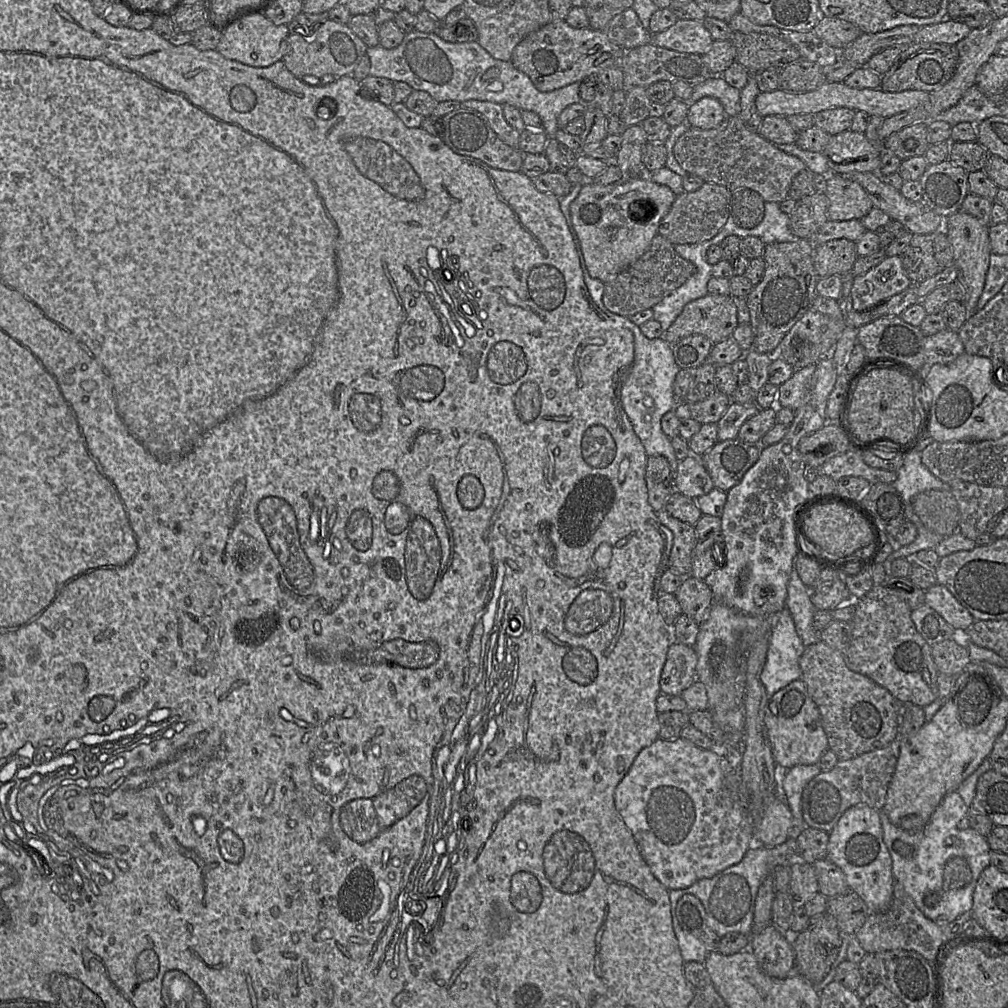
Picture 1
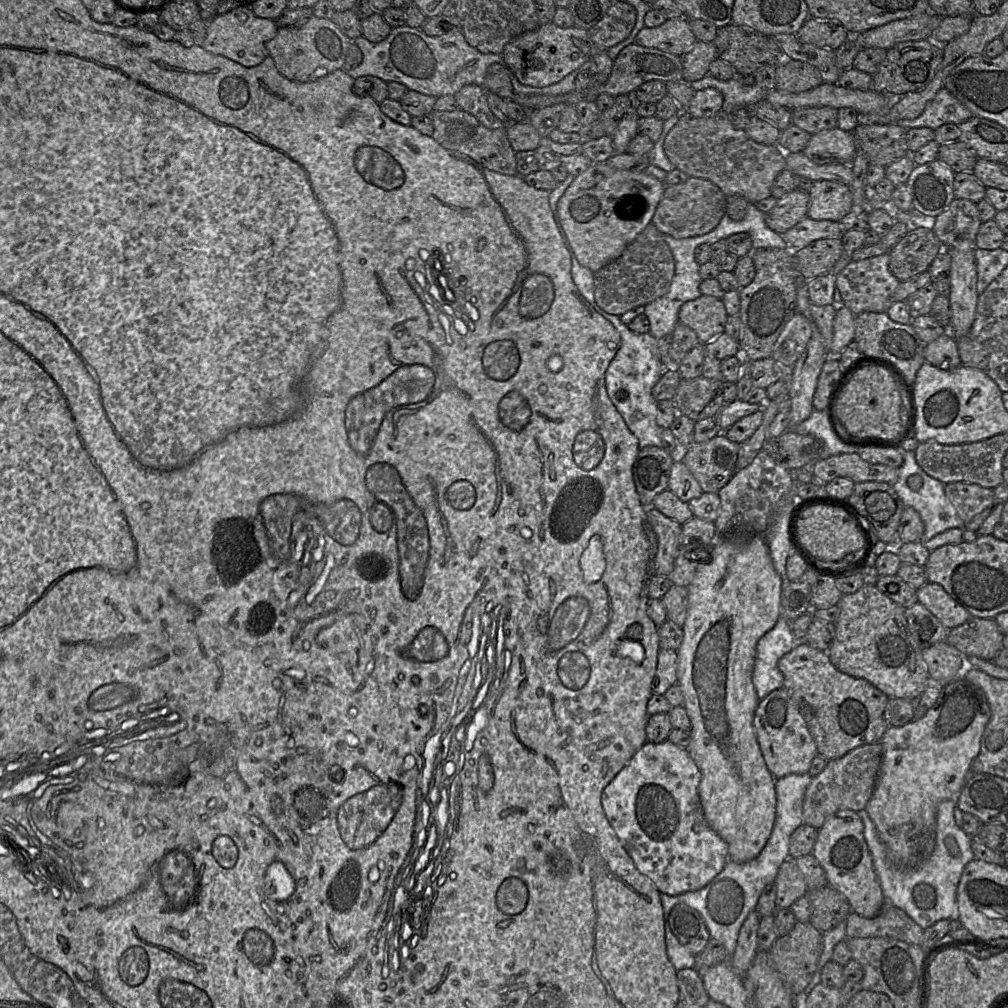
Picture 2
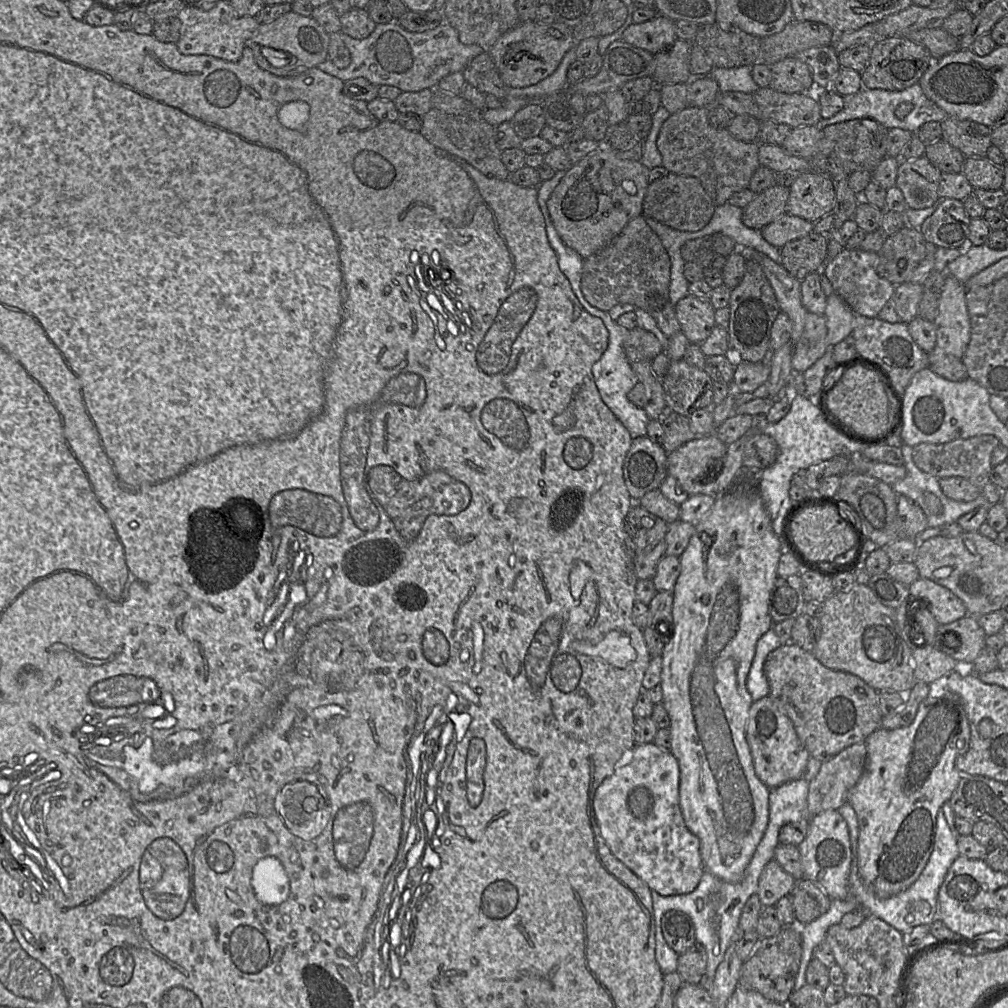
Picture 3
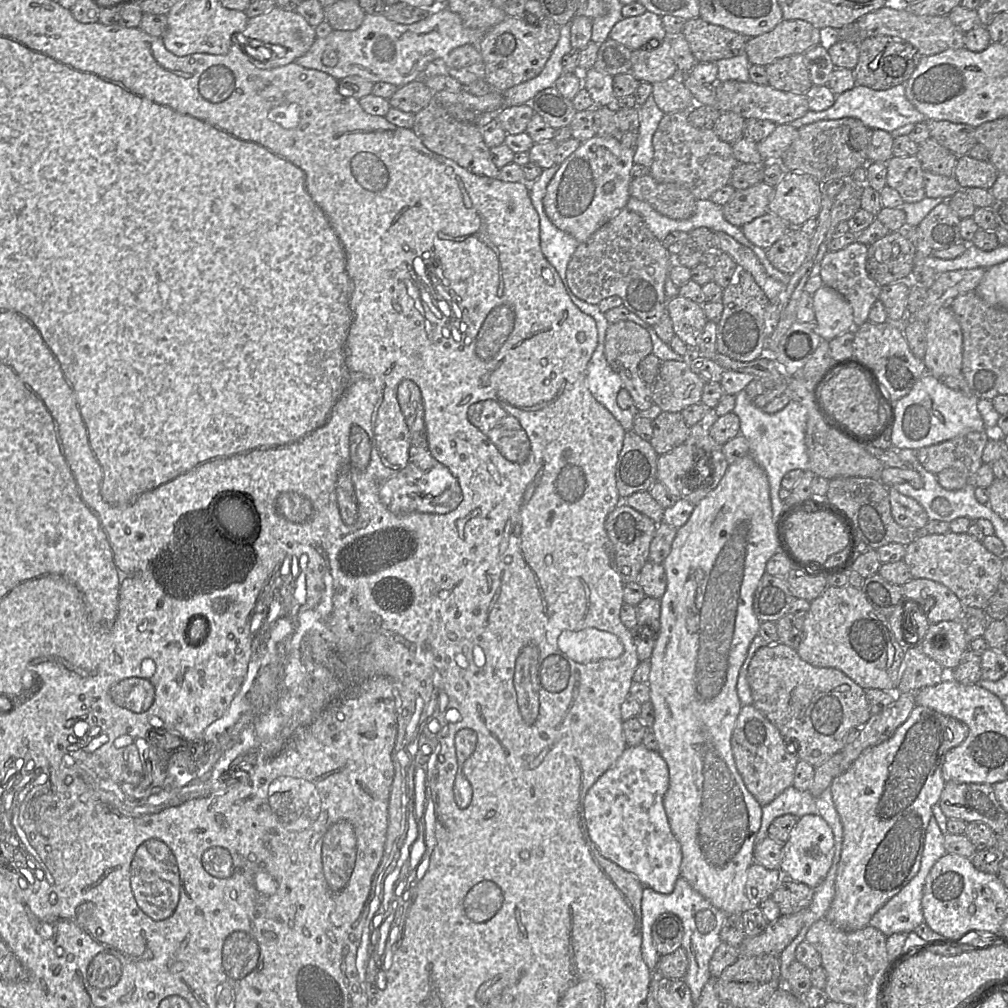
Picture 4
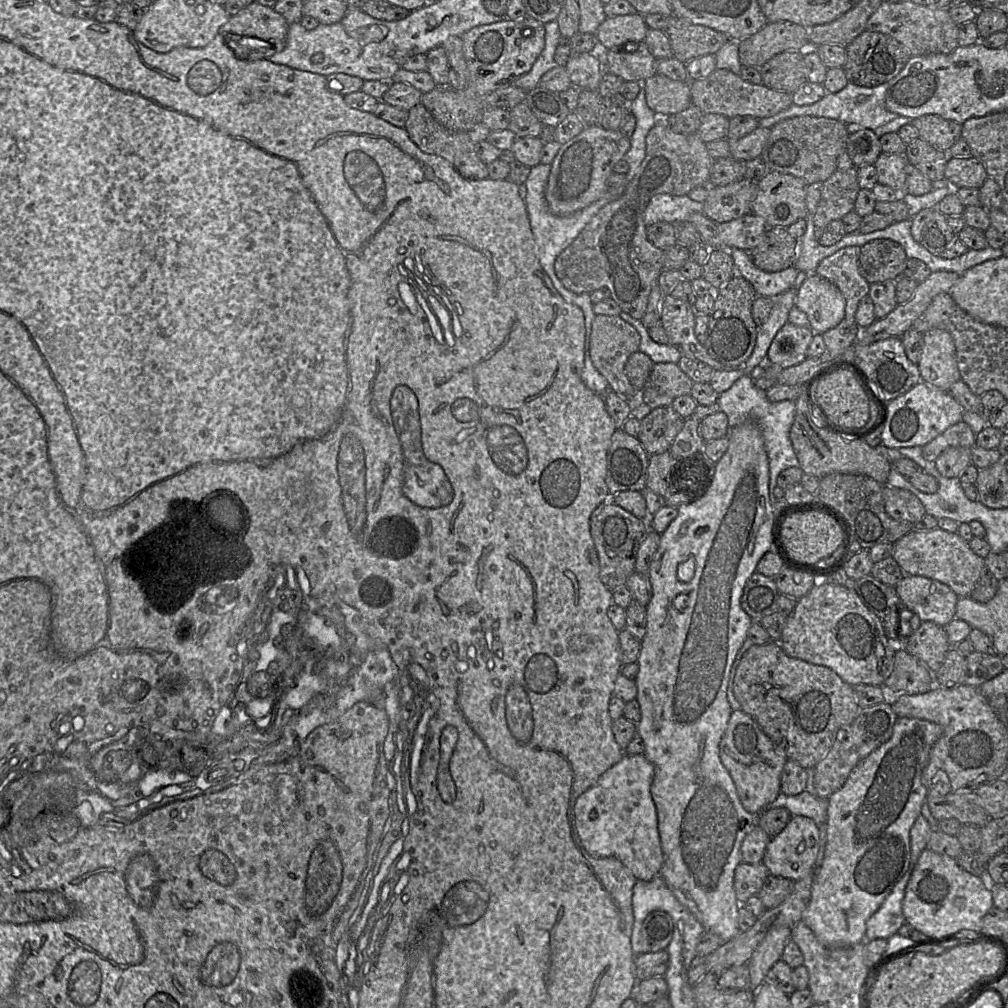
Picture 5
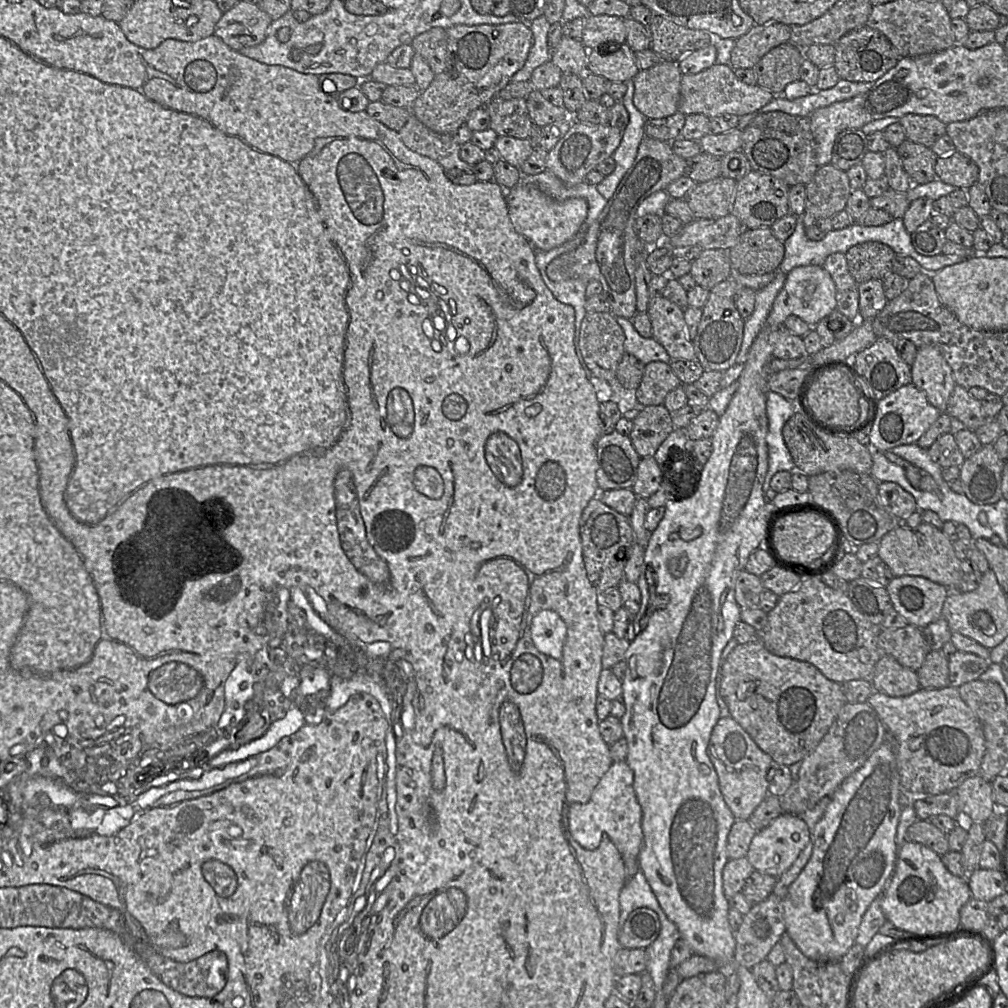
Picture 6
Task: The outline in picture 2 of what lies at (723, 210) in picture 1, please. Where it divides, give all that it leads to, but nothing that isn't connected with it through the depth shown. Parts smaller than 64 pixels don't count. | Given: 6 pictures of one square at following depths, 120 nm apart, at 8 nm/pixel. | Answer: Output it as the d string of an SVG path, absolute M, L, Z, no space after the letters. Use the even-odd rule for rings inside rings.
M688 177L682 183L666 185L652 218L652 223L662 233L674 238L700 236L712 231L725 214L726 195L710 182L697 177Z

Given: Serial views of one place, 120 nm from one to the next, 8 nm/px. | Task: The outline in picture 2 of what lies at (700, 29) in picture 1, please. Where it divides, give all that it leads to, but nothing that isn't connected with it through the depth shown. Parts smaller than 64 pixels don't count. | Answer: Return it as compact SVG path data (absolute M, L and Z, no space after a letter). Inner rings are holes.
M682 17L667 19L658 27L644 27L635 37L634 44L683 56L693 49L696 42L688 19Z

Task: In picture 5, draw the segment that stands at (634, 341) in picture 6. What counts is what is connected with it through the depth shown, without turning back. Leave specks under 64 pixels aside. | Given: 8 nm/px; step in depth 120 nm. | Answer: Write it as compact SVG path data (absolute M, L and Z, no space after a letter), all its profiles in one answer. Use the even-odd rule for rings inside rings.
M623 311L619 317L637 330L641 338L638 351L648 355L654 364L661 362L677 363L680 360L682 357L681 351L671 344L659 344L653 341L648 334L648 329L640 320Z

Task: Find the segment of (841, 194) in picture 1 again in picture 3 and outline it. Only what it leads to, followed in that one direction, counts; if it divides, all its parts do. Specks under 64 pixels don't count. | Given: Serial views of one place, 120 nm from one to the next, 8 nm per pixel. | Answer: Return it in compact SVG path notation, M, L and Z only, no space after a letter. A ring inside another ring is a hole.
M799 172L789 187L786 213L815 222L831 213L836 204L834 181L817 172Z

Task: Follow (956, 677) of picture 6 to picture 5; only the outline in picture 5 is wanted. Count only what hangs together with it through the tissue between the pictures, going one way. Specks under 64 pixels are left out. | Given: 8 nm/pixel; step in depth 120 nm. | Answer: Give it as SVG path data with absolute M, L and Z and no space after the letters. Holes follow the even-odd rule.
M976 651L967 655L967 677L964 684L978 687L1000 674L1004 670L1001 657Z

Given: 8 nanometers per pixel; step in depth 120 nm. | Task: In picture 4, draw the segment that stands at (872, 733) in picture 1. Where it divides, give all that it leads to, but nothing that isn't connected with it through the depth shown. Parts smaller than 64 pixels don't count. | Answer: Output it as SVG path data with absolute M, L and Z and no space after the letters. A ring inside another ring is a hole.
M783 643L768 644L760 647L752 657L748 672L747 680L752 694L752 705L759 710L779 731L786 745L795 753L799 761L805 761L814 768L822 765L834 754L839 752L851 739L851 736L856 733L871 717L868 702L866 699L865 690L856 684L852 679L846 676L843 672L835 668L815 667L802 660L797 651Z

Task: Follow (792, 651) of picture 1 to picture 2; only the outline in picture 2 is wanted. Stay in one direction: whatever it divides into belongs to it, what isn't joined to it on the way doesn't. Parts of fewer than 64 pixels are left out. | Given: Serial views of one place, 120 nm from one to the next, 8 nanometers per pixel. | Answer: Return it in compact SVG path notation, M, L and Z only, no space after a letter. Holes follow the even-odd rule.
M781 616L775 626L759 639L752 674L759 701L783 687L784 677L778 668L778 661L798 642L789 627L789 620Z

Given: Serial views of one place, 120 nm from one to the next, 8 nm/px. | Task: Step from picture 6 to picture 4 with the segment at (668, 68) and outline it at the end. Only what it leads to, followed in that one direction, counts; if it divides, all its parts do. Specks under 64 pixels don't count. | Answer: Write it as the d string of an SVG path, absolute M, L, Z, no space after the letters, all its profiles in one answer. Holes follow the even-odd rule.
M679 76L652 83L652 96L665 114L688 111L696 105L692 93Z

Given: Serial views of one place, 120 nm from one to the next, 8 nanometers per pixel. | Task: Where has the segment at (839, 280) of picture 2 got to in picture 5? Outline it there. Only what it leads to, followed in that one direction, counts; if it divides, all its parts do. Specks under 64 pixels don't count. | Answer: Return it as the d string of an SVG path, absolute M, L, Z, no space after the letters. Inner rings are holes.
M844 247L824 258L818 265L816 273L841 291L845 298L845 316L855 320L858 304L868 296L870 284L858 269L860 247Z

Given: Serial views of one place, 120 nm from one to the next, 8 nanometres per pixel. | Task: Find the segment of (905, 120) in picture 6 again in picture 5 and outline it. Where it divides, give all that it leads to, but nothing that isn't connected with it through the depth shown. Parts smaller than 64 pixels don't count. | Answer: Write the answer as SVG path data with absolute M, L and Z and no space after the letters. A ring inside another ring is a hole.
M924 115L911 119L910 123L918 129L921 139L941 152L946 152L962 139L962 125L938 115Z

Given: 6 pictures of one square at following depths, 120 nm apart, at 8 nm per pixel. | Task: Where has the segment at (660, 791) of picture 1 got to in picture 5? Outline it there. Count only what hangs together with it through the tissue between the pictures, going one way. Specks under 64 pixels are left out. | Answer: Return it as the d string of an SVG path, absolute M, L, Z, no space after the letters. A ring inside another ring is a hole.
M627 755L582 793L573 808L574 827L583 848L598 857L616 857L638 880L660 876L664 855L656 806L651 796L654 765L643 755Z

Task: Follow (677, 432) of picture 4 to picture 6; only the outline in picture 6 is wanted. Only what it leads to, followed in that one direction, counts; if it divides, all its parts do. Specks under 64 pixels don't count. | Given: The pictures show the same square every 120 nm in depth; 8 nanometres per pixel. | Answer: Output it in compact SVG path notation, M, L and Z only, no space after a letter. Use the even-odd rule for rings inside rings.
M663 404L640 408L628 435L641 458L653 457L661 443L674 430L669 410Z

